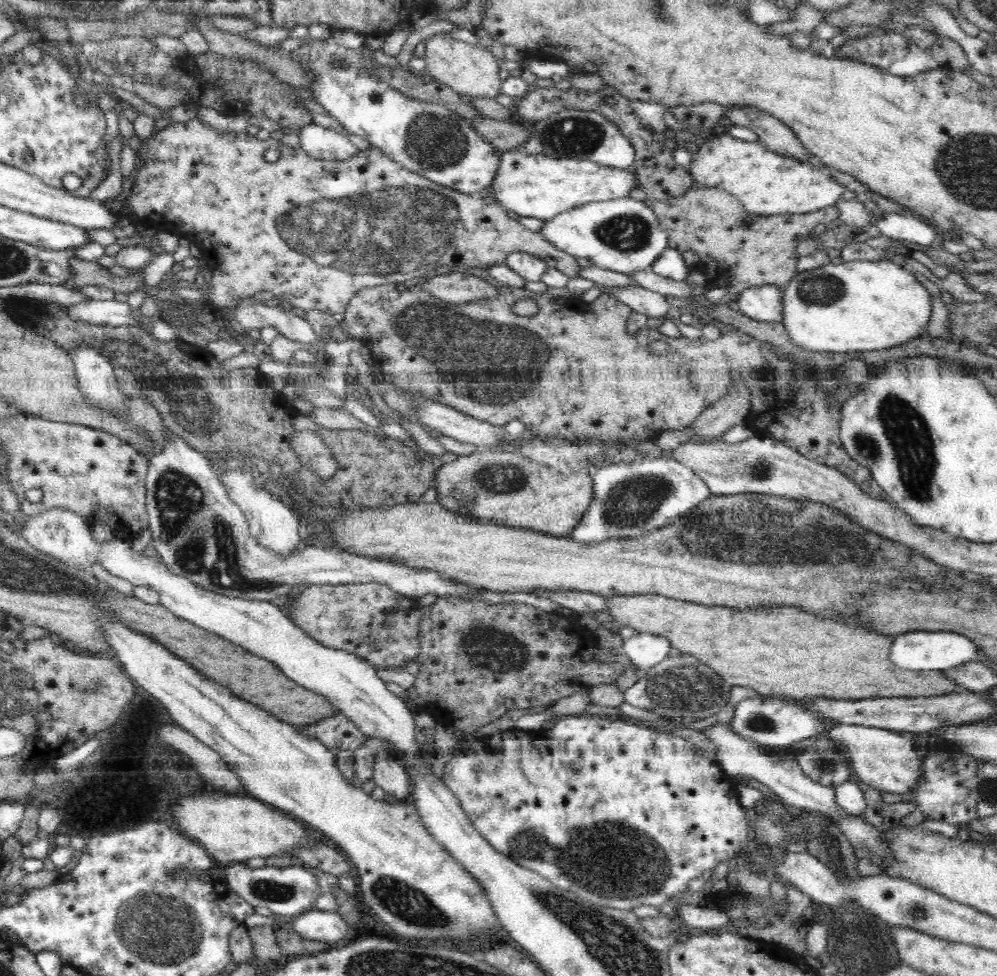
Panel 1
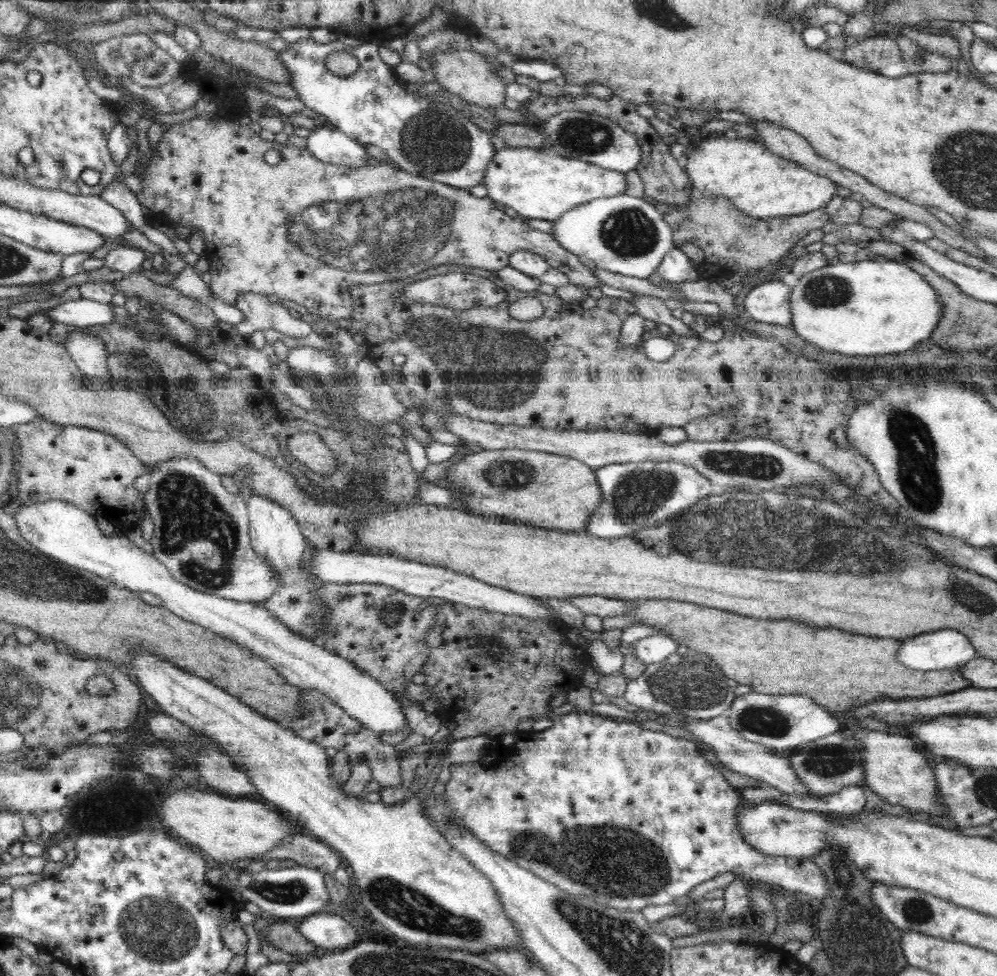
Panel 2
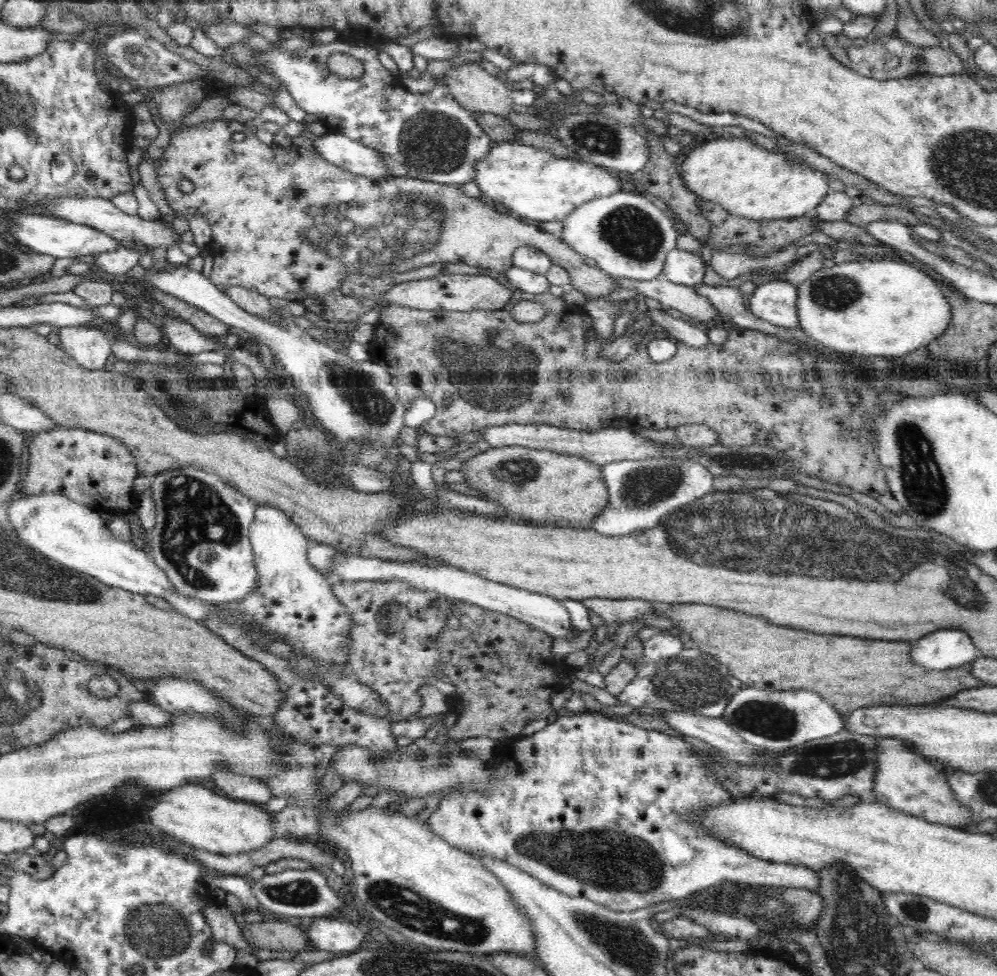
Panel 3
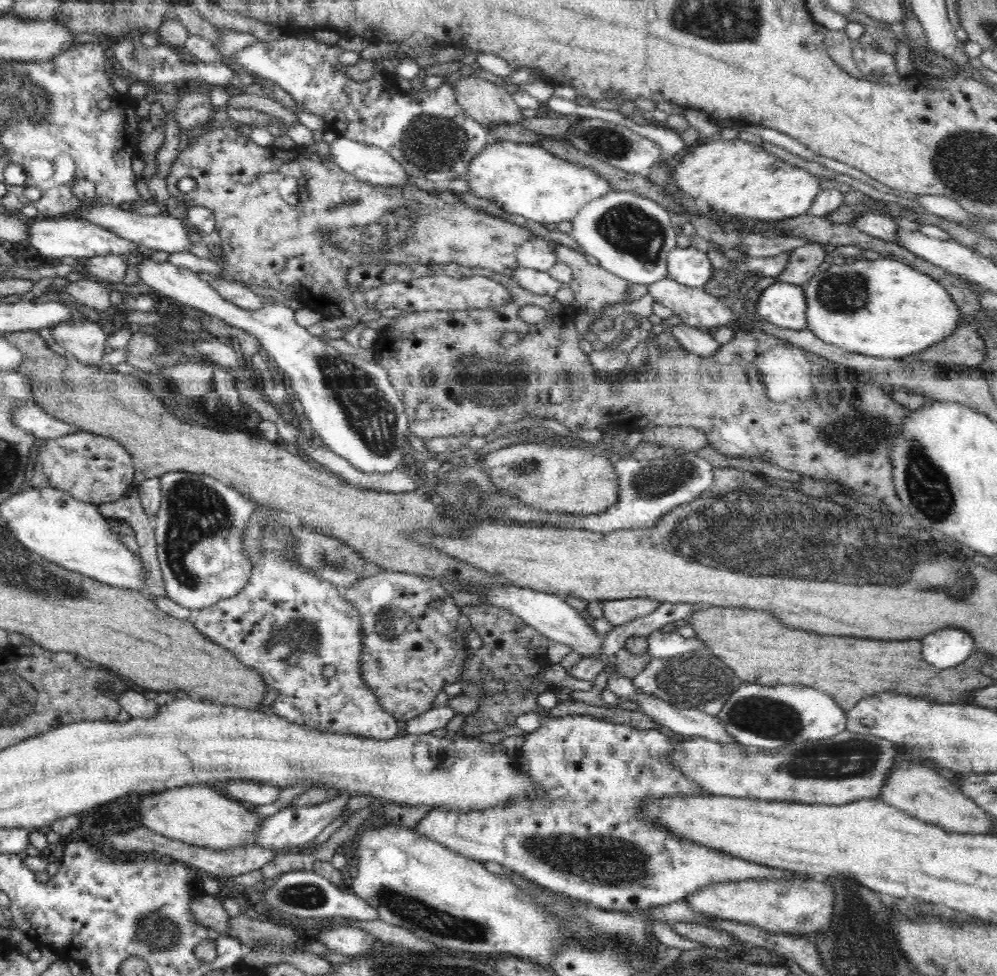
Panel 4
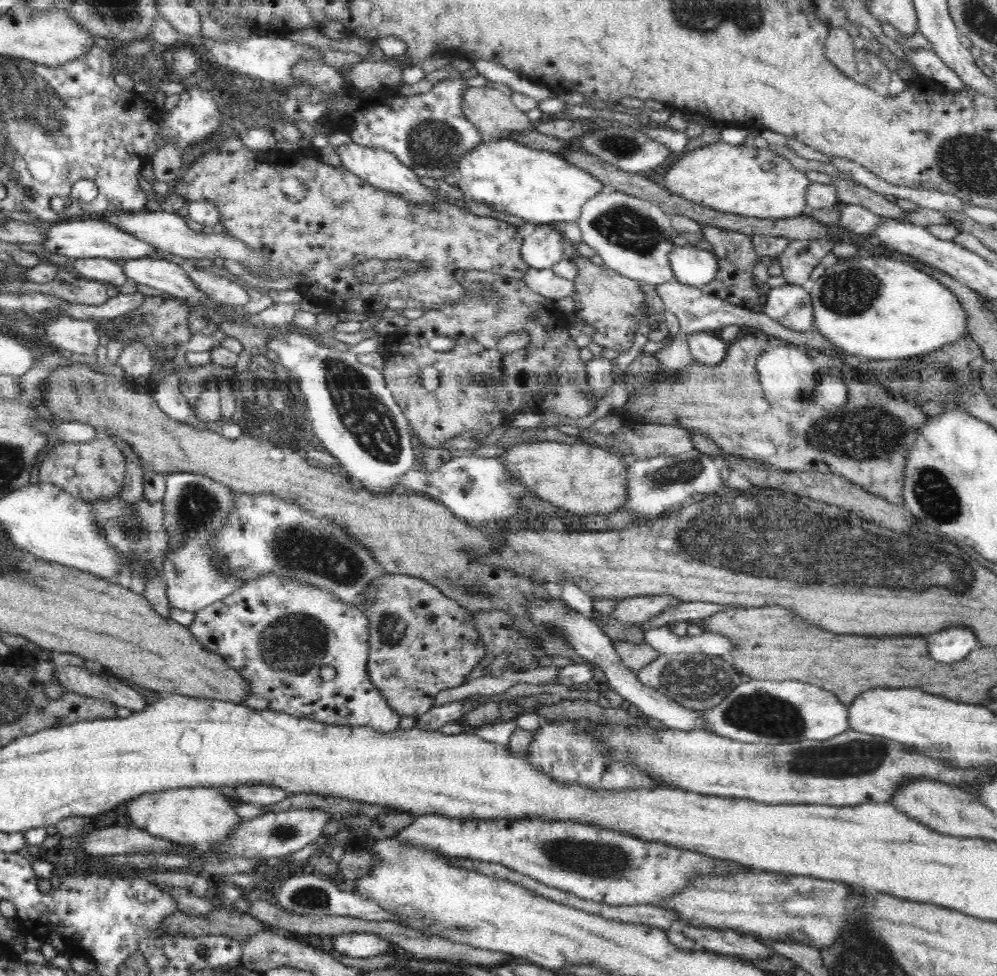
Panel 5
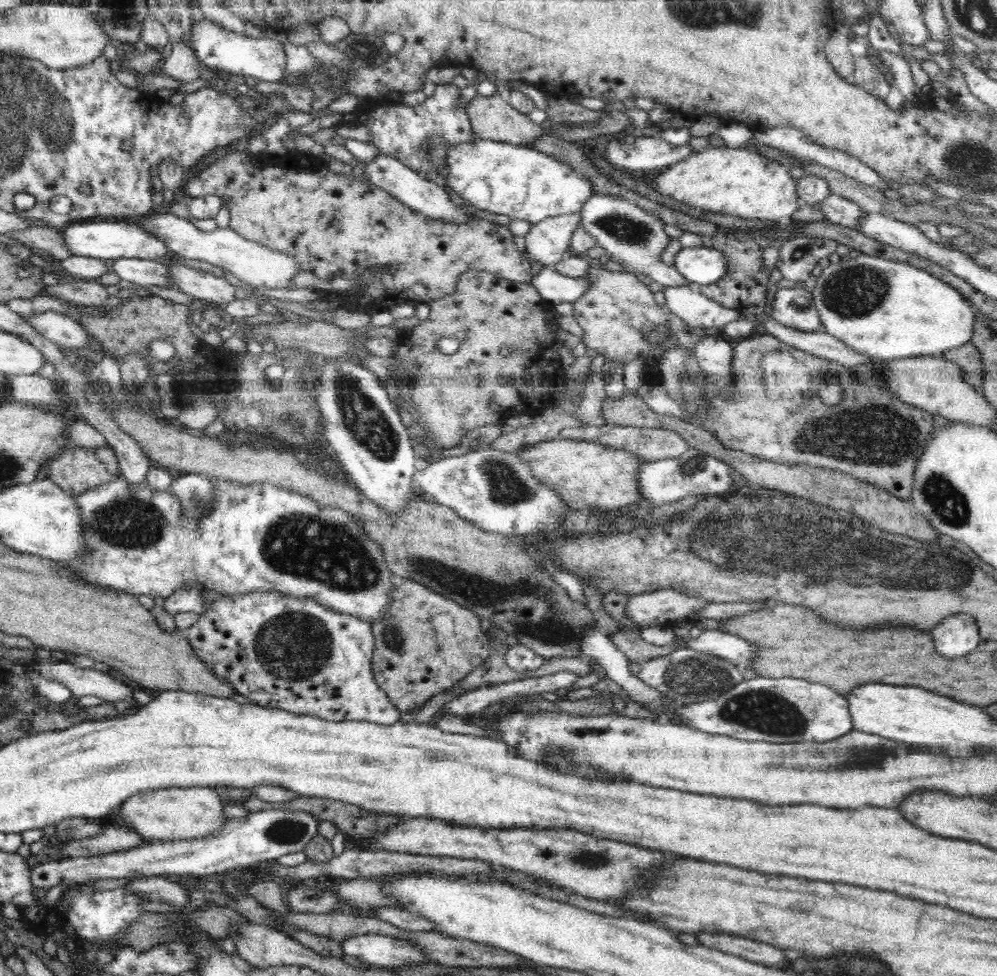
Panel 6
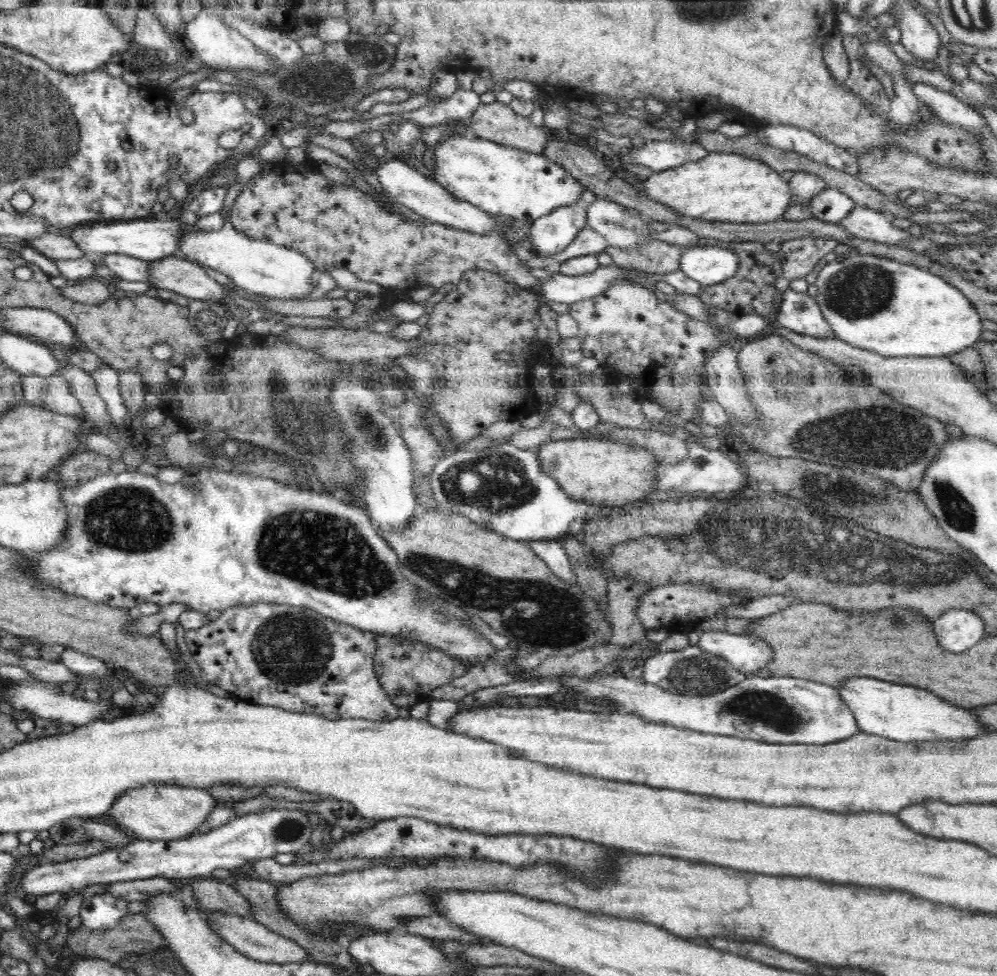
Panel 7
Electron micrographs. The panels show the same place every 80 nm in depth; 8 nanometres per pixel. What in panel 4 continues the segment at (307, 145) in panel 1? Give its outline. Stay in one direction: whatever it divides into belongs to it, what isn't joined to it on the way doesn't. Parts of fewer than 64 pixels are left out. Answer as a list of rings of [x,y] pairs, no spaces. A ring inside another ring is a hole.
[[[338,135],[329,144],[331,160],[334,161],[342,170],[354,175],[360,181],[364,181],[378,186],[400,186],[411,183],[408,180],[408,173],[404,167],[394,157],[380,147],[365,145],[358,141],[353,141],[349,136]]]

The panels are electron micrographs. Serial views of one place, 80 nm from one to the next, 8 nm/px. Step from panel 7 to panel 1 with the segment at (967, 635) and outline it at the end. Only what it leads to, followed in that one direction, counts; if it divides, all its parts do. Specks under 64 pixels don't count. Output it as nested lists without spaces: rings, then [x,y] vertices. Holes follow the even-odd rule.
[[[908,632],[908,634],[898,634],[894,636],[892,648],[890,648],[890,662],[904,670],[918,670],[920,672],[942,671],[966,664],[974,659],[976,645],[970,642],[966,636],[956,636],[952,632]]]

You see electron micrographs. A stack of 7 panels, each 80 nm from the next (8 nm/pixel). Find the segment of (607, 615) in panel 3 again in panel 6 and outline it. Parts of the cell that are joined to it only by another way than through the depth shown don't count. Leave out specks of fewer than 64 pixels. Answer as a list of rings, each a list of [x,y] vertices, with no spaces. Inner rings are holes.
[[[662,588],[656,592],[632,595],[624,609],[624,616],[640,623],[642,628],[675,626],[678,621],[690,620],[690,616],[708,603],[712,602],[686,596],[673,588]]]

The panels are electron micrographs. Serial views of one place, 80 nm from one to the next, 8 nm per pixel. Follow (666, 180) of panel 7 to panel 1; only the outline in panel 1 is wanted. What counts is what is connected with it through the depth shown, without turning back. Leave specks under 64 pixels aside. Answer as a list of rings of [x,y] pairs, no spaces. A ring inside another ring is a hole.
[[[729,133],[710,137],[707,143],[699,146],[692,156],[689,172],[695,186],[724,190],[734,195],[748,213],[764,217],[812,213],[836,205],[845,191],[844,185],[830,175],[830,169],[819,165],[814,156],[806,163],[768,150],[759,140],[746,142]]]

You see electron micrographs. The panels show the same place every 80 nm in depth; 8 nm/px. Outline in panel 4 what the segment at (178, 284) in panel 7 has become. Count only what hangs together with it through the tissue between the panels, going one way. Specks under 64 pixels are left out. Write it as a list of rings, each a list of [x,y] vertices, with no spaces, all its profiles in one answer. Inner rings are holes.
[[[209,273],[200,274],[202,280],[210,283],[222,298],[234,303],[244,310],[260,310],[262,306],[272,302],[270,297],[259,296],[252,290],[236,281],[222,280],[218,276]]]

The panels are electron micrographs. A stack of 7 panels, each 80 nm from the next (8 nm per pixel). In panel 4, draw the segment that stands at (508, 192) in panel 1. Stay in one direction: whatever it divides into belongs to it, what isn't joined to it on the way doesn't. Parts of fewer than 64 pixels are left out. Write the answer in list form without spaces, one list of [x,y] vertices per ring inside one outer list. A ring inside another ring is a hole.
[[[508,140],[490,141],[488,145],[484,146],[484,150],[473,159],[472,164],[468,164],[465,179],[469,184],[472,195],[489,199],[510,214],[520,214],[525,219],[543,225],[564,222],[564,220],[571,222],[582,209],[582,206],[612,191],[608,179],[600,177],[596,174],[596,171],[592,171],[588,167],[569,163],[556,155],[550,154],[538,145],[528,145]]]

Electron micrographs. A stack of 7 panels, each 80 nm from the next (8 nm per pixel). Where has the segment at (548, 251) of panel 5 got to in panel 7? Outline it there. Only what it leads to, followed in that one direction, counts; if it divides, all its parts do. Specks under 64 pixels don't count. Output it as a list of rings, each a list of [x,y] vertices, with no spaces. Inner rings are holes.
[[[579,202],[538,218],[530,227],[534,255],[547,258],[562,252],[586,227],[587,212],[587,206]]]

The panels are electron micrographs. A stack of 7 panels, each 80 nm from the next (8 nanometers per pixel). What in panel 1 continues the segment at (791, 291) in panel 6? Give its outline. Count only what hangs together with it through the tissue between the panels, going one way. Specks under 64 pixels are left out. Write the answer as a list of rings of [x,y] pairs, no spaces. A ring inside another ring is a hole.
[[[770,284],[743,290],[736,300],[739,311],[757,321],[780,321],[783,313],[783,289]]]

